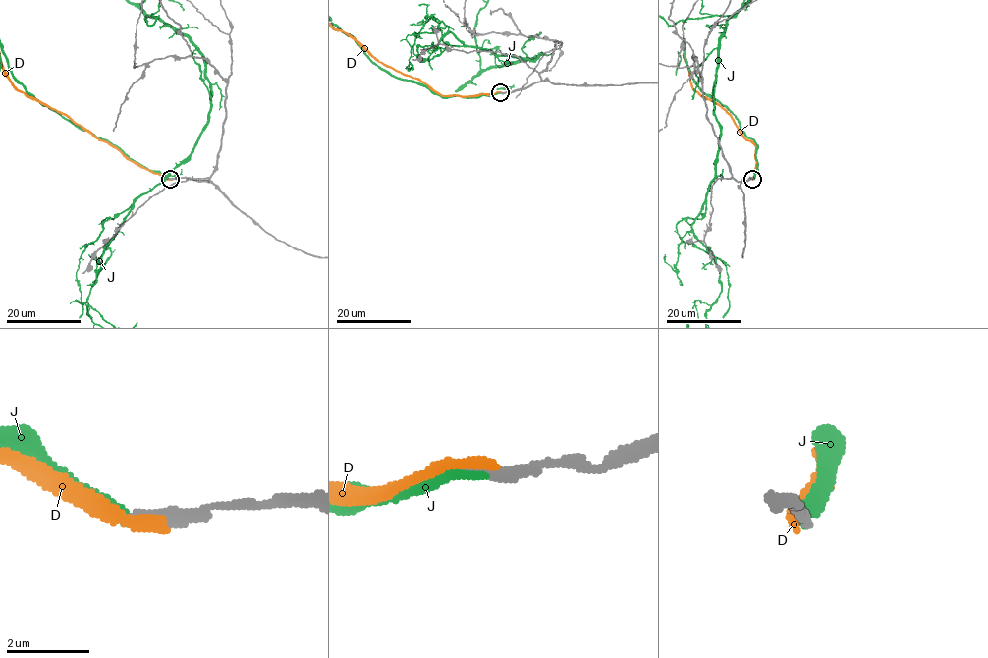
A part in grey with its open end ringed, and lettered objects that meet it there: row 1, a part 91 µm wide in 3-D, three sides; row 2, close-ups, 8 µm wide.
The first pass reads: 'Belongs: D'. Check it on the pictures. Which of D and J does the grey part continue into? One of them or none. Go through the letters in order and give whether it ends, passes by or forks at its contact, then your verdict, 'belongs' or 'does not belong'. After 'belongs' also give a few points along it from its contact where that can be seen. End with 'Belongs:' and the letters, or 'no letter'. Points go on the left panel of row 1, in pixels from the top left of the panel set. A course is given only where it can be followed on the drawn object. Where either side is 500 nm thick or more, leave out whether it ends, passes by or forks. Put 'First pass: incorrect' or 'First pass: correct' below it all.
D: it ends; does not belong
J: it ends; belongs
Belongs: J
First pass: incorrect

